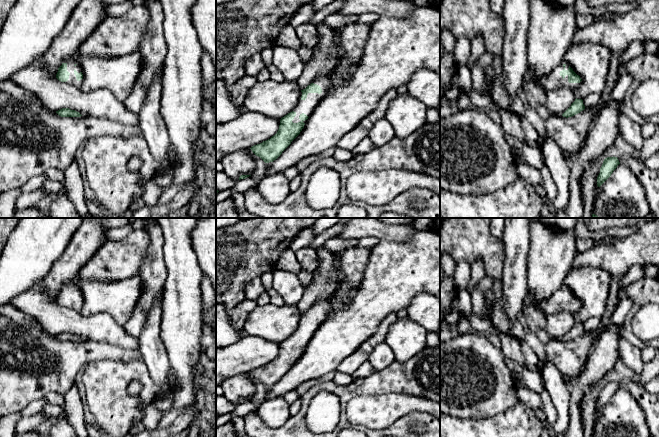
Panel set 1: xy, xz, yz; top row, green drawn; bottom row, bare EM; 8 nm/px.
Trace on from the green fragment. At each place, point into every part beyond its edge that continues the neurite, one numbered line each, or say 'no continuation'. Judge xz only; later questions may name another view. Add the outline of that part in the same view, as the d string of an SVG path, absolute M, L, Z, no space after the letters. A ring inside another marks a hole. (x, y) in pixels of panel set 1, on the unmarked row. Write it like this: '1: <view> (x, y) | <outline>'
1: xz (307, 330) | M323 299L312 305L312 307L319 309L322 313L322 317L321 318L308 317L307 322L305 324L302 324L301 323L302 316L301 316L299 326L293 334L296 337L296 340L292 344L293 347L298 347L301 345L299 343L299 340L302 337L306 338L308 341L311 339L311 337L314 335L318 327L323 323L325 319L327 319L331 309L331 303Z

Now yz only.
1: yz (553, 304) | M564 284L556 292L551 295L547 300L541 302L538 306L534 306L538 311L544 314L544 316L555 314L559 311L569 311L575 313L579 310L579 307L569 307L568 299L563 303L559 298L563 293L568 294L569 288Z

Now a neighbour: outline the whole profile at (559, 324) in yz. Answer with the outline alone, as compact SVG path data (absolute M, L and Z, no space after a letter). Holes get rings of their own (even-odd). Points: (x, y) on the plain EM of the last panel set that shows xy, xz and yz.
M559 311L548 315L546 320L549 340L562 340L576 323L573 313L569 311Z

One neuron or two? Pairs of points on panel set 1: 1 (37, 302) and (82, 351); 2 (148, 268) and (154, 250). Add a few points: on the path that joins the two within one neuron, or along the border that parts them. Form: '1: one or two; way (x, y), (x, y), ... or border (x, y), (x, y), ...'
1: two; border (82, 339), (105, 343)
2: one; way (152, 264), (154, 262), (154, 254)

